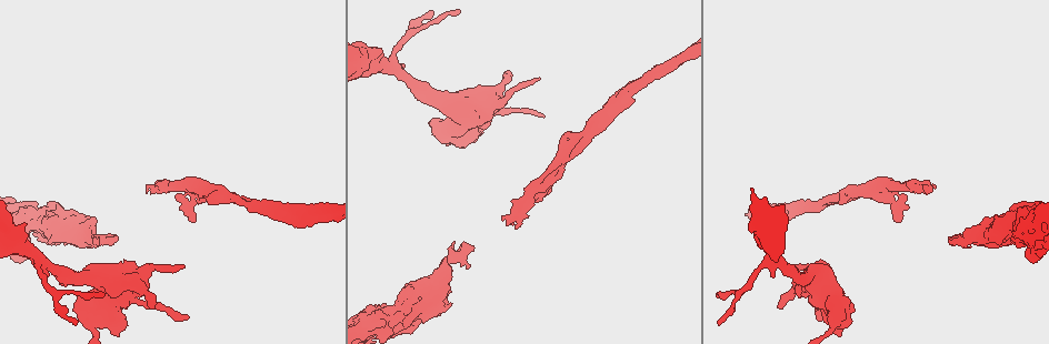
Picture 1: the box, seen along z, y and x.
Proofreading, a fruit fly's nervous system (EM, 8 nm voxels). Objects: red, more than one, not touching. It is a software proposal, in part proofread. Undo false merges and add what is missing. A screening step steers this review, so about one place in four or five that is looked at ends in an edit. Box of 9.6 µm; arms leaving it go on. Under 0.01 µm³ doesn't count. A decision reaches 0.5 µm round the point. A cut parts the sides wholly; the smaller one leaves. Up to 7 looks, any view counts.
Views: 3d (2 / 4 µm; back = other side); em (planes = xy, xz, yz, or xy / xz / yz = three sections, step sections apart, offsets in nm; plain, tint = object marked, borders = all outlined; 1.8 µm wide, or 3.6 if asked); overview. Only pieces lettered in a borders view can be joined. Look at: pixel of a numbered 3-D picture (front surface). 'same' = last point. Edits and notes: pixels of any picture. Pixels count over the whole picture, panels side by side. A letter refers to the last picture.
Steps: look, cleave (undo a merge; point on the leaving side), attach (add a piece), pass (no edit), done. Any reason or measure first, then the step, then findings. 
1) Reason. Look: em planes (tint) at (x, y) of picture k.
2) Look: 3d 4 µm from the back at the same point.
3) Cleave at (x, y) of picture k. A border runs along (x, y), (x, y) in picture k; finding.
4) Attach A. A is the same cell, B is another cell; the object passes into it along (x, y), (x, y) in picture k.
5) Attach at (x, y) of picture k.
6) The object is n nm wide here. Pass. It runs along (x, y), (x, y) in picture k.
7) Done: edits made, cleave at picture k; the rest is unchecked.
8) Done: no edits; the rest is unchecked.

Thick turns thin. Look: em yz step 16 (borders) at (382, 320) of picture 1.

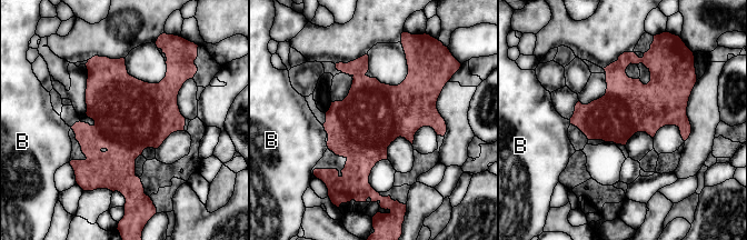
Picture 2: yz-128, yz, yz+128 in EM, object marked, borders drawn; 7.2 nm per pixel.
The longest contact is with B, 70 nm. Pass. B is another cell; a border runs along (322, 126), (327, 133) in picture 2; continuous, no second neuron.

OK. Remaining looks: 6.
Free end. Look: em planes (borders) at (151, 190) of picture 1.

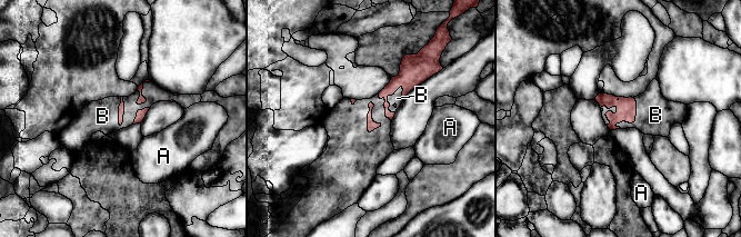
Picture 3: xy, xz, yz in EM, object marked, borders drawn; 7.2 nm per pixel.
Attach B. B is the same cell, A is another cell; the object passes into it along (409, 78), (384, 102), (397, 98) in picture 3; it goes on there.

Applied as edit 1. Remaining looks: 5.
Redraw. Look: overview.

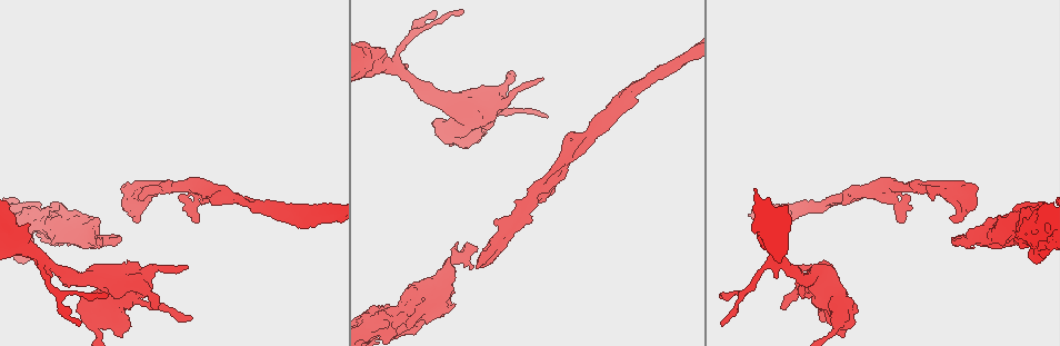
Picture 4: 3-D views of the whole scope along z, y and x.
Branch stops here. Look: 3d 2 µm at (514, 76) of picture 4.

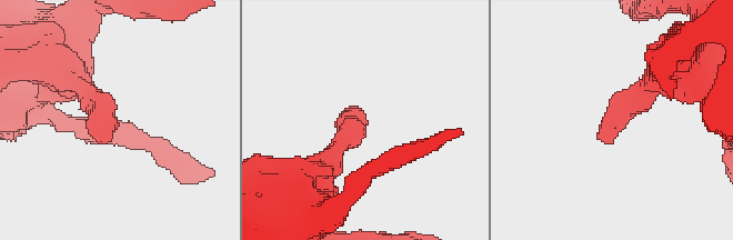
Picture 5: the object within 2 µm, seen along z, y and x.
Now the EM. Look: em yz step 8 (borders) at (607, 142) of picture 5.

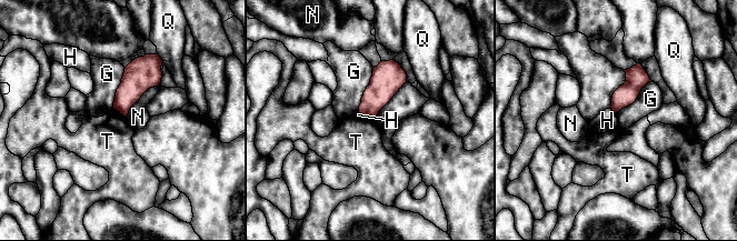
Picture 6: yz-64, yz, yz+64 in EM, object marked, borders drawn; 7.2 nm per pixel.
Pass. G, H, N, Q and T are other cells; a border runs along (374, 68), (358, 111) in picture 6; no lettered piece goes on from it.

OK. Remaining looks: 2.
Done: edits made, attach at picture 3; the rest is unchecked.

